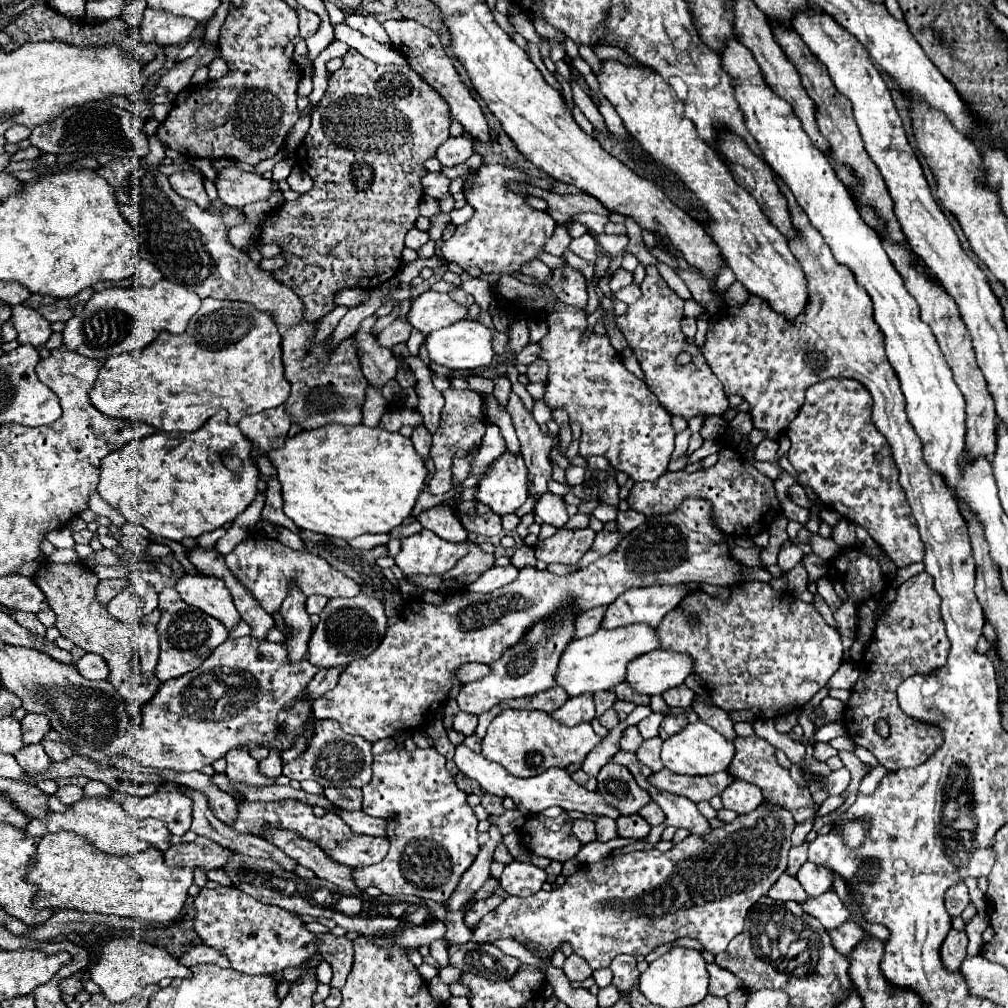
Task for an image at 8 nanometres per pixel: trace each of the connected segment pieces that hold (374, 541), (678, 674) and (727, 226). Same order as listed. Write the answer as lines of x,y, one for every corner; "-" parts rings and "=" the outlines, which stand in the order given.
379,533
379,535
359,535
359,537
351,539
349,545
351,545
353,549
369,551
369,549
373,549
373,547
377,547
377,545
387,545
389,539
391,539
391,537
389,537
387,533
=
655,649
629,661
625,681
641,695
661,695
685,681
691,673
691,663
685,653
=
603,61
603,69
597,73
597,81
601,85
603,95
613,103
615,111
623,119
623,125
627,127
629,135
639,141
643,151
647,151
657,163
665,165
669,171
673,171
693,193
695,197
703,203
707,211
707,221
705,221
705,231
711,235
711,239
717,243
721,249
721,257
727,261
727,265
733,269
737,281
745,285
749,293
759,295
761,299
767,299
771,307
777,313
783,313
787,319
795,319
799,311
803,311
805,301
807,301
807,287
805,287
805,275
795,261
793,253
789,251
787,237
781,235
781,231
767,219
767,215
761,211
759,203
745,191
741,185
735,183
731,171
727,165
719,159
719,155
703,143
703,139
697,135
695,125
683,115
683,103
667,85
659,73
651,69
641,69
641,67
625,67
619,61

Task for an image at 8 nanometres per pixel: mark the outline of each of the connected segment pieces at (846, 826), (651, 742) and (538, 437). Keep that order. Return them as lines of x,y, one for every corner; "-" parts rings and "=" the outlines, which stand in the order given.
867,819
845,821
843,823
843,829
841,829
843,841
845,841
845,845
849,849
861,847
861,843
865,843
865,839
867,839
867,833
869,833
869,821
=
661,737
645,739
645,741
641,743
641,747
635,751
637,759
639,759
643,765
647,765
649,769
653,769
653,771
661,771
661,769
663,769
663,763
661,763
661,759
659,759
661,743
663,743
=
511,393
507,411
513,419
513,425
517,429
517,437
521,443
523,459
529,469
529,493
531,495
543,495
547,493
547,483
551,481
551,461
549,461
549,451
555,445
555,441
541,433
539,425
531,417
531,413
525,411
521,399

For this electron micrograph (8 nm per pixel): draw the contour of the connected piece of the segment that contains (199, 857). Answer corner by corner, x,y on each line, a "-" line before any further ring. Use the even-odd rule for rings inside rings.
197,837
191,843
179,843
165,851
167,865
187,865
187,867
203,867
213,869
227,865
231,861
231,849
221,847
209,837

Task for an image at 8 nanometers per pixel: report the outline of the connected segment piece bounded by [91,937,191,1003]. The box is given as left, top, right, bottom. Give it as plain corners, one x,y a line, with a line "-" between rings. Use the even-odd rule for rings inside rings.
119,937
105,943
101,961
91,969
91,979
101,987
105,997
115,1003
121,1003
139,995
143,987
159,983
165,977
173,979
173,977
189,977
189,975
191,975
191,969
187,969
177,957
173,957
161,947
139,941
137,937

